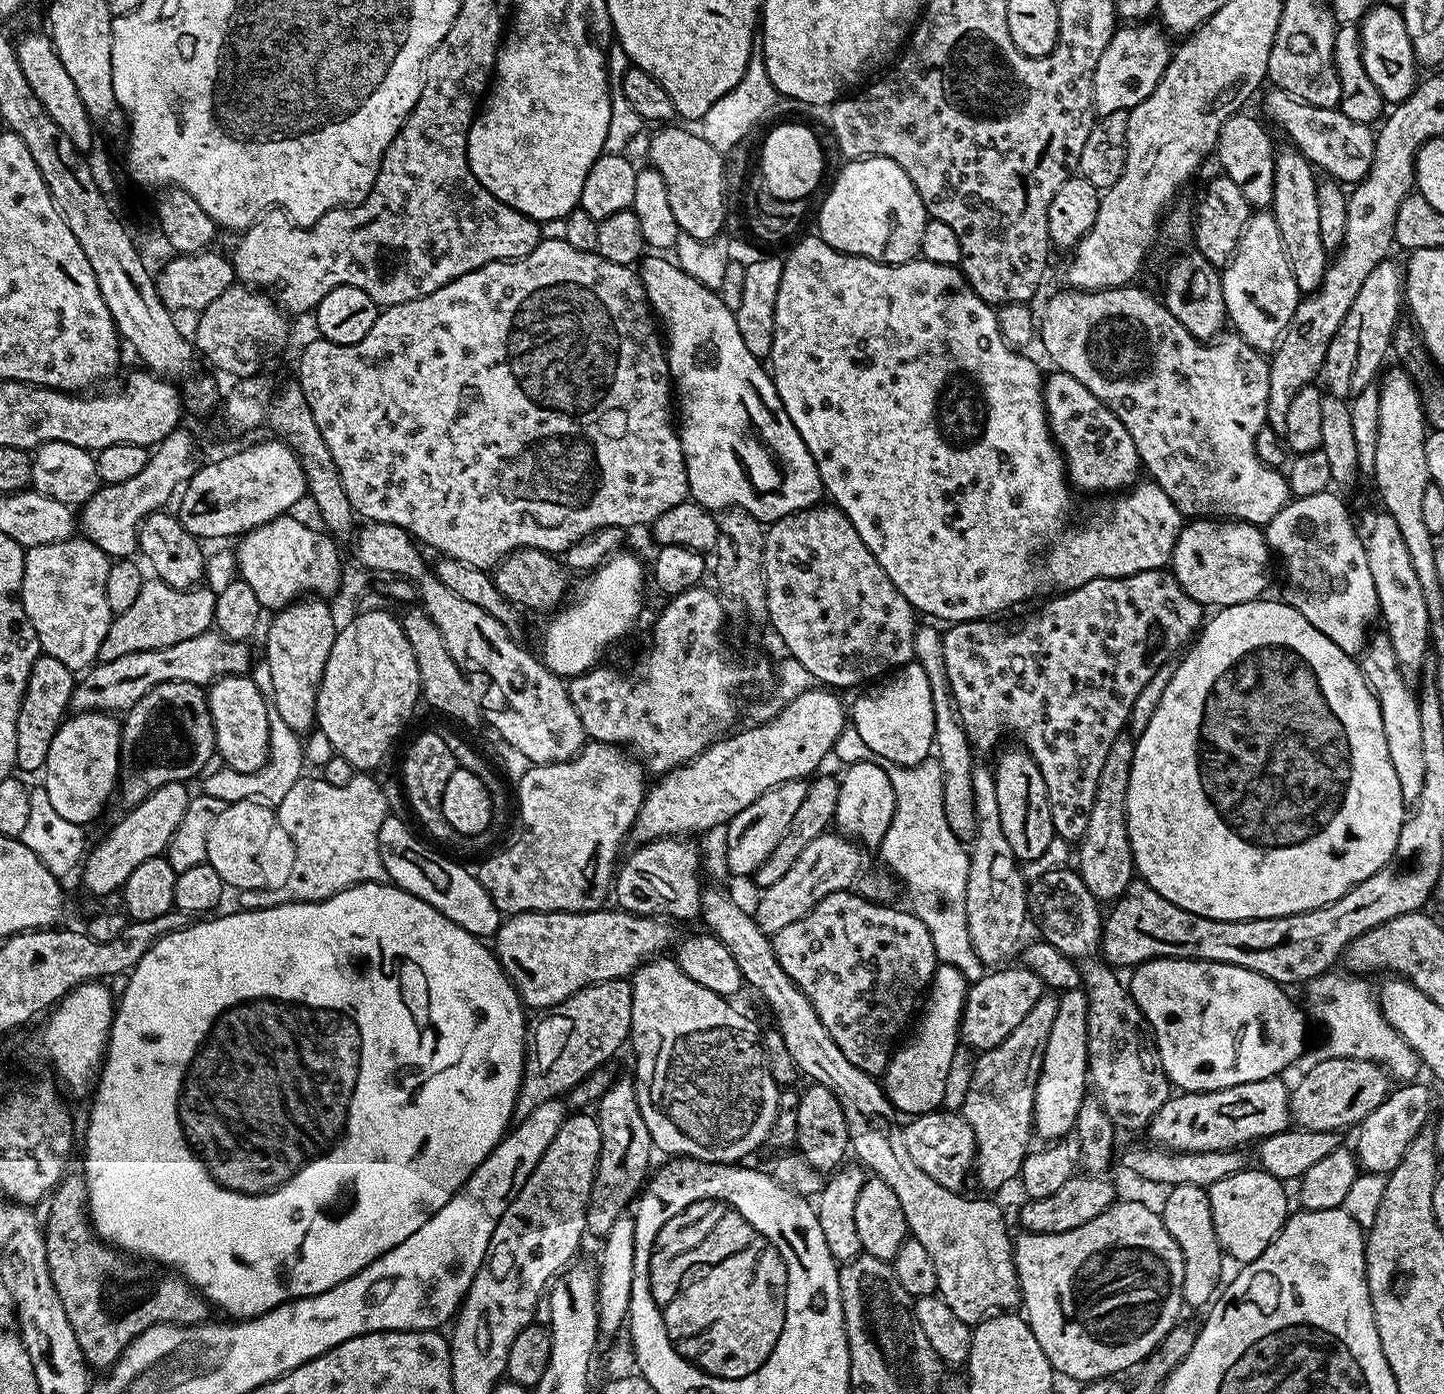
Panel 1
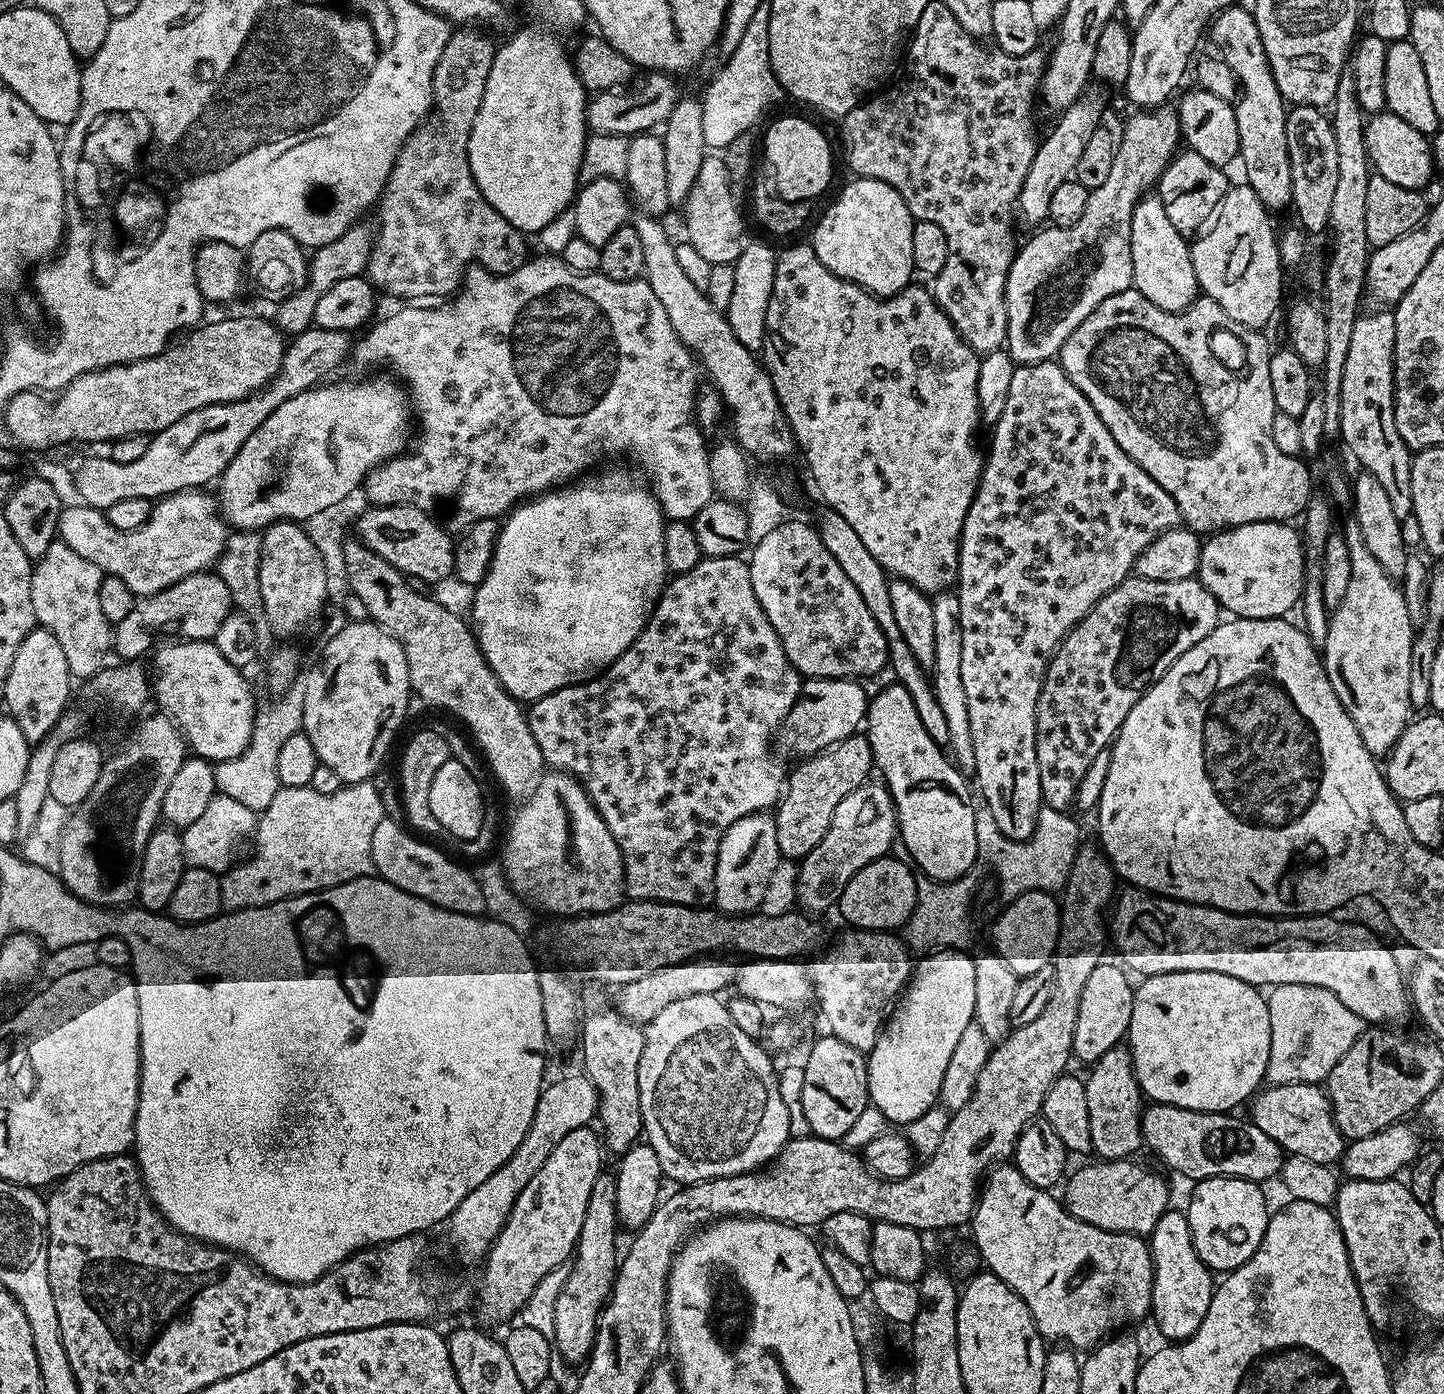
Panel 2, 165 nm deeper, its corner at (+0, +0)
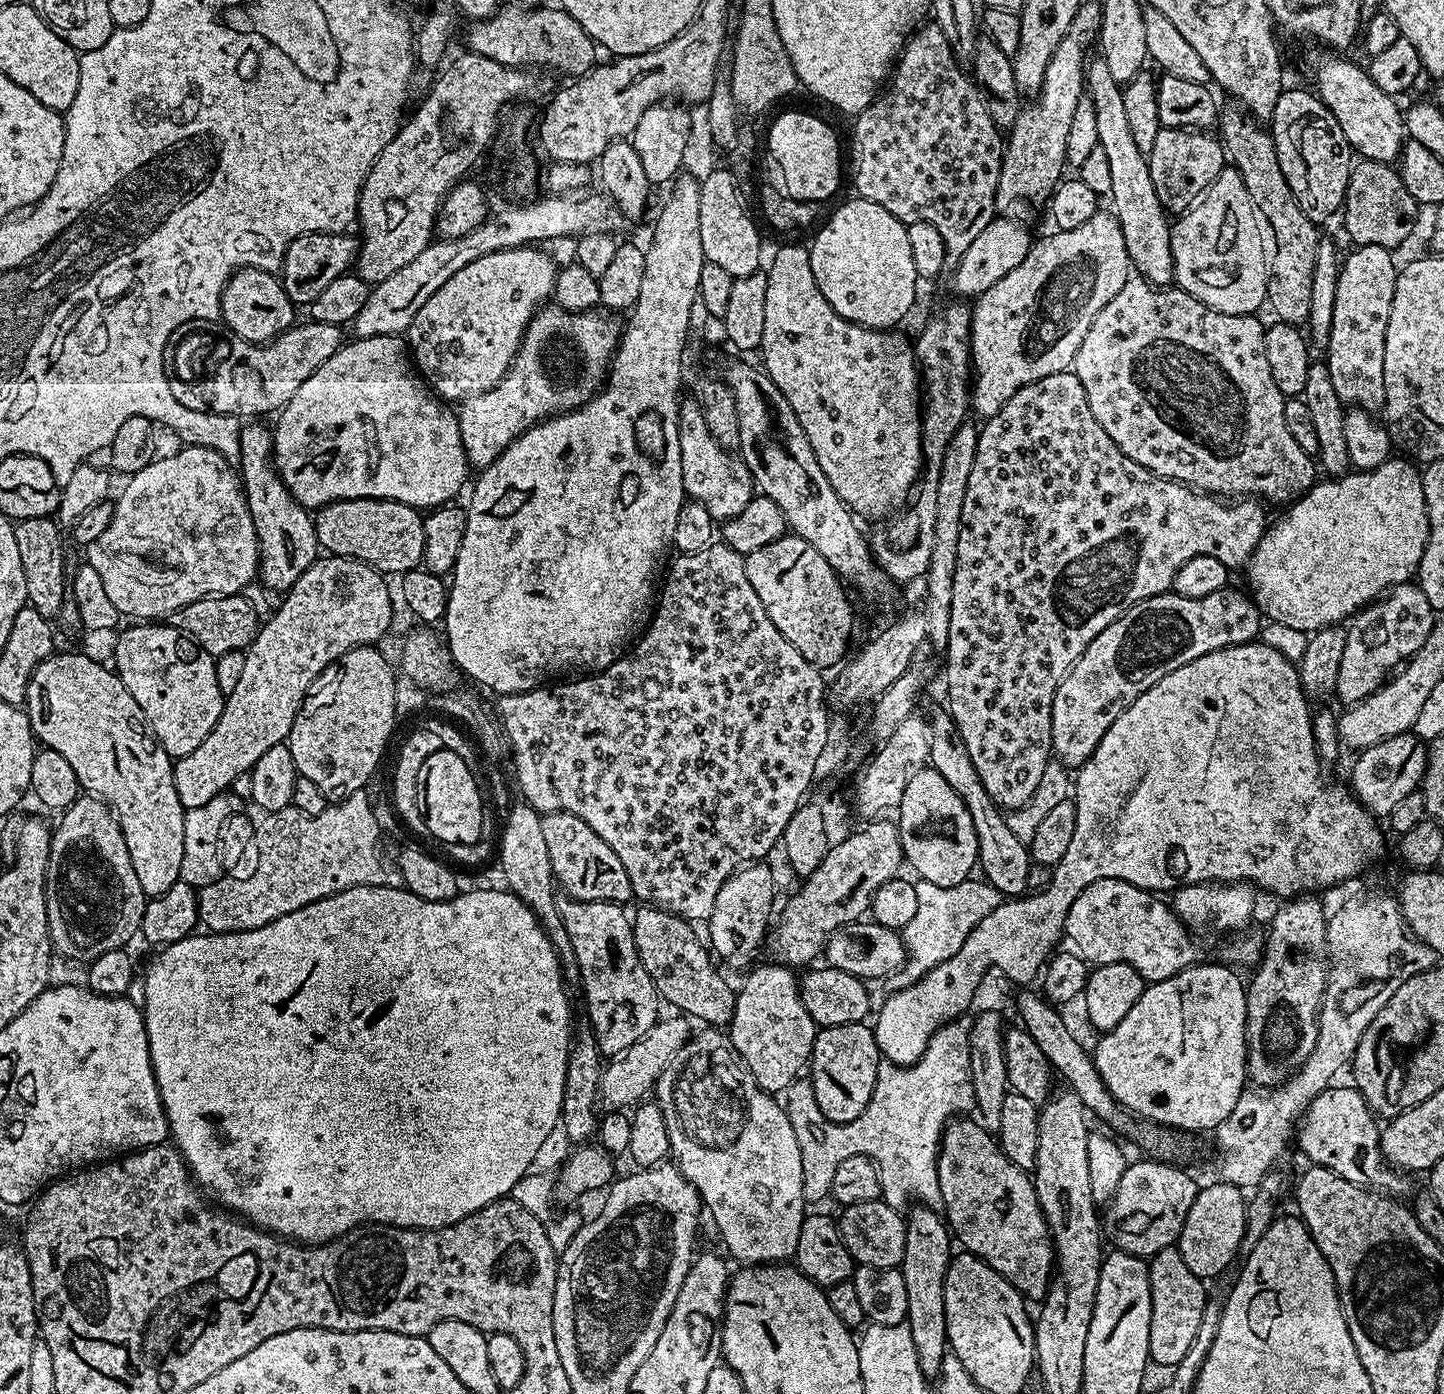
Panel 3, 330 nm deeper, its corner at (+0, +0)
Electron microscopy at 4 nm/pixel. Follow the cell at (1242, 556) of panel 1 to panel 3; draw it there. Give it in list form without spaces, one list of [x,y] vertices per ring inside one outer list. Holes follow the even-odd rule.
[[[1390,458],[1382,466],[1378,466],[1372,472],[1349,471],[1347,476],[1339,478],[1328,478],[1323,482],[1312,485],[1312,489],[1295,501],[1287,509],[1288,513],[1277,522],[1276,525],[1269,527],[1264,533],[1264,537],[1258,542],[1254,554],[1248,559],[1246,573],[1248,572],[1247,591],[1256,603],[1256,607],[1269,621],[1284,623],[1292,626],[1296,630],[1311,634],[1319,631],[1320,628],[1339,625],[1345,618],[1351,618],[1364,607],[1365,604],[1372,603],[1373,600],[1384,595],[1390,586],[1409,583],[1415,577],[1416,568],[1420,564],[1420,559],[1426,546],[1428,537],[1428,519],[1426,518],[1426,502],[1422,498],[1422,482],[1420,472],[1415,463],[1407,459]]]

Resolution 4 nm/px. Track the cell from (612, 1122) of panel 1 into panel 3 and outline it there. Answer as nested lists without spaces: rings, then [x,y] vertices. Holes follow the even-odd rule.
[[[571,898],[557,899],[562,922],[566,926],[566,934],[570,934],[570,946],[574,946],[574,958],[578,962],[580,978],[579,987],[584,987],[584,1004],[588,1007],[590,1031],[596,1036],[596,1044],[600,1048],[601,1057],[615,1058],[620,1053],[630,1050],[646,1030],[650,1030],[661,1019],[662,1001],[656,991],[650,974],[646,974],[646,966],[638,958],[638,950],[634,946],[632,921],[625,905],[610,902],[586,902]]]

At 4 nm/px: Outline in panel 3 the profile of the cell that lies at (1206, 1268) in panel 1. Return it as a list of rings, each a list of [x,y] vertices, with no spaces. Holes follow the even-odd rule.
[[[1176,1246],[1164,1248],[1151,1257],[1148,1277],[1152,1295],[1148,1359],[1153,1365],[1161,1364],[1165,1370],[1171,1370],[1178,1362],[1182,1362],[1182,1358],[1186,1358],[1186,1350],[1190,1350],[1194,1334],[1198,1334],[1198,1326],[1202,1323],[1202,1310],[1210,1296],[1209,1293],[1204,1293],[1205,1281],[1190,1274],[1186,1262],[1182,1262],[1180,1249]]]

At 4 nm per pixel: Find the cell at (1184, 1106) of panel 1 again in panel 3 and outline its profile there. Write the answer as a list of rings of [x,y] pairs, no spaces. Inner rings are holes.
[[[1333,1086],[1318,1094],[1305,1109],[1298,1124],[1298,1140],[1304,1156],[1313,1165],[1328,1168],[1334,1174],[1381,1194],[1396,1194],[1404,1188],[1405,1178],[1391,1167],[1380,1152],[1381,1125],[1362,1094],[1354,1086]]]

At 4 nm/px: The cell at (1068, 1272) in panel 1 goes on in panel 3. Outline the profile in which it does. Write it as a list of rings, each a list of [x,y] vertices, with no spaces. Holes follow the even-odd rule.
[[[972,1118],[953,1119],[944,1129],[937,1158],[937,1176],[944,1203],[943,1215],[955,1239],[959,1243],[961,1240],[971,1255],[979,1256],[998,1275],[1006,1277],[1029,1301],[1043,1301],[1054,1272],[1054,1249],[1036,1197],[1033,1177],[1014,1166],[1000,1149],[997,1137],[982,1130]]]

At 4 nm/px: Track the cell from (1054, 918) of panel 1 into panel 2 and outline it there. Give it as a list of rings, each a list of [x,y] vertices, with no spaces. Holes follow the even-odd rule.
[[[1117,1046],[1106,1050],[1102,1058],[1091,1065],[1089,1076],[1084,1080],[1086,1110],[1090,1110],[1090,1138],[1092,1152],[1101,1161],[1126,1160],[1141,1151],[1140,1117],[1142,1115],[1142,1093],[1136,1080],[1132,1053],[1127,1047]]]

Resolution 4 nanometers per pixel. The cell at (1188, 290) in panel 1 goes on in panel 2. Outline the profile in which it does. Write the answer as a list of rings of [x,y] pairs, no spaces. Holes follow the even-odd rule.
[[[1148,194],[1139,200],[1134,208],[1134,218],[1130,222],[1130,258],[1132,259],[1132,287],[1140,292],[1154,306],[1162,306],[1167,312],[1181,312],[1192,305],[1201,291],[1200,277],[1194,270],[1192,249],[1189,241],[1178,230],[1174,230],[1166,206],[1162,206],[1159,195]]]

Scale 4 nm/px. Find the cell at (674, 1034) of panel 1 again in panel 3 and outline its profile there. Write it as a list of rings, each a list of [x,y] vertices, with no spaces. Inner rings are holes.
[[[708,1026],[703,1029],[705,1032],[689,1035],[688,1041],[684,1043],[679,1056],[675,1056],[662,1070],[654,1089],[655,1103],[660,1105],[662,1118],[666,1122],[666,1134],[670,1138],[670,1152],[674,1157],[674,1163],[680,1169],[680,1175],[685,1176],[696,1188],[696,1193],[700,1196],[700,1203],[712,1215],[712,1220],[716,1223],[716,1228],[720,1231],[720,1236],[724,1239],[724,1244],[728,1247],[727,1255],[733,1256],[736,1260],[744,1260],[748,1266],[768,1266],[773,1262],[784,1262],[787,1258],[795,1257],[798,1246],[798,1234],[802,1230],[802,1222],[806,1215],[806,1201],[803,1196],[803,1170],[802,1152],[799,1150],[798,1141],[794,1134],[794,1126],[788,1121],[788,1115],[782,1107],[779,1099],[773,1098],[764,1089],[756,1085],[756,1079],[750,1074],[750,1070],[745,1066],[739,1054],[734,1050],[731,1039],[724,1036],[723,1031],[715,1027]]]

